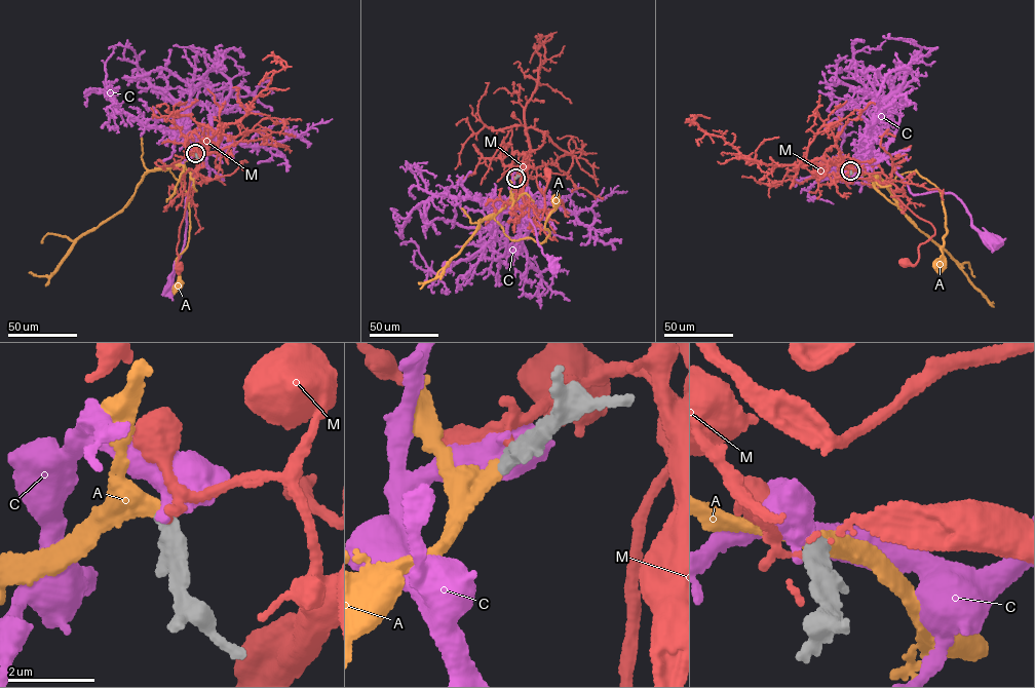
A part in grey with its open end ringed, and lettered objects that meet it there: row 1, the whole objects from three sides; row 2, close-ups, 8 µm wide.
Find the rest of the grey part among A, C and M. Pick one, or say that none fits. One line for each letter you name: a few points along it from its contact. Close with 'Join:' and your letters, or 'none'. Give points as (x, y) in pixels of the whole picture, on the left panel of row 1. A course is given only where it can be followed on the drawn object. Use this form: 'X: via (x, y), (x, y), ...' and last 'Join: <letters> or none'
A: via (195, 153), (183, 164), (161, 169), (168, 169), (180, 180), (189, 199), (189, 240), (177, 259), (177, 285)
Join: A

